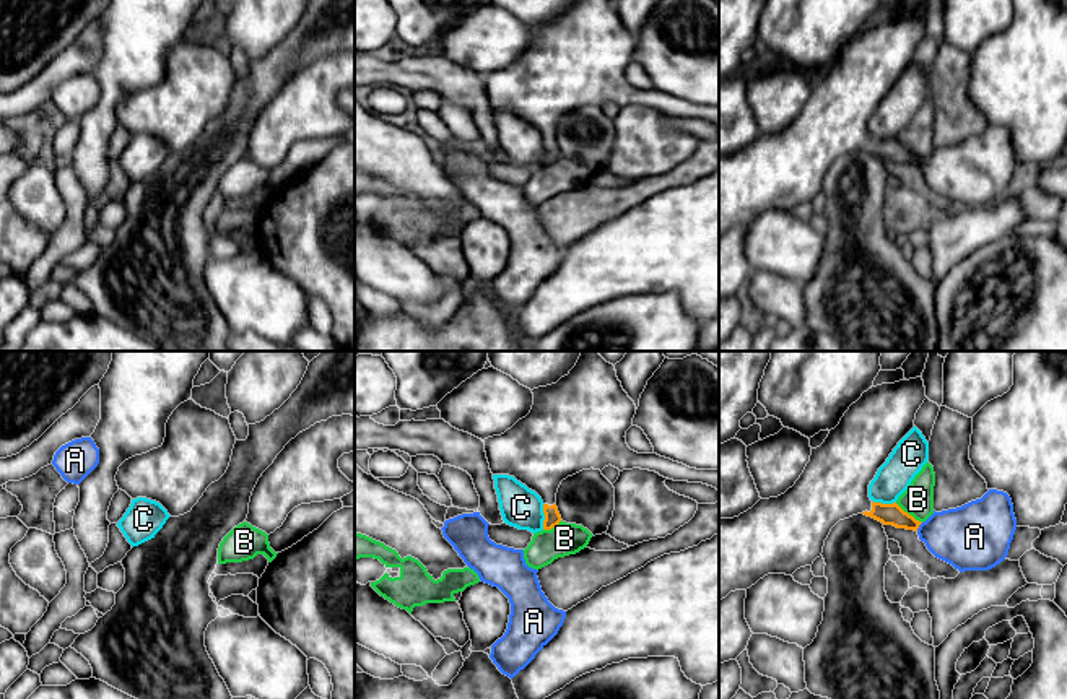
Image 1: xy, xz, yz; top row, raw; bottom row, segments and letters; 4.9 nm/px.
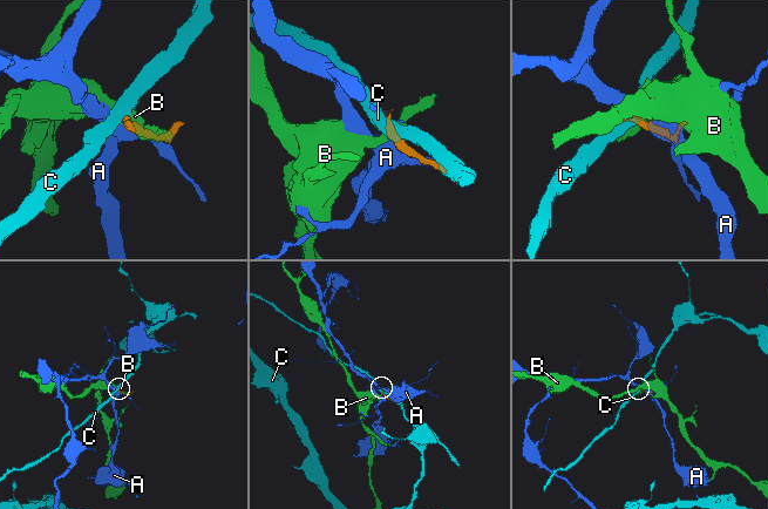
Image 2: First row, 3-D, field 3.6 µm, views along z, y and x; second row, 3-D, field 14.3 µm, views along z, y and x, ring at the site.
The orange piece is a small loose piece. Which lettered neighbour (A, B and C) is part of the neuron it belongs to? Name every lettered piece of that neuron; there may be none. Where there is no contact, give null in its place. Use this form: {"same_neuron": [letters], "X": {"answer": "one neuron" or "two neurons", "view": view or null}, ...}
{"same_neuron": [], "A": {"answer": "two neurons", "view": "yz"}, "B": {"answer": "two neurons", "view": "yz"}, "C": {"answer": "two neurons", "view": "xz"}}

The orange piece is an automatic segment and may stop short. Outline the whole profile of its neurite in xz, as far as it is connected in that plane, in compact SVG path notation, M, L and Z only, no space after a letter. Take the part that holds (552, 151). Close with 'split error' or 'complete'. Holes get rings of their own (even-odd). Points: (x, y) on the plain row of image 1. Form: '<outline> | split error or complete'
M576 0L568 11L556 20L532 26L534 41L530 49L519 55L501 72L485 75L485 88L493 111L509 111L535 127L543 137L543 166L551 166L561 158L556 143L556 128L563 115L582 106L603 106L612 101L623 106L649 106L673 117L703 119L719 125L719 106L696 106L657 89L638 89L626 80L626 67L633 62L636 41L623 26L613 0Z | split error

